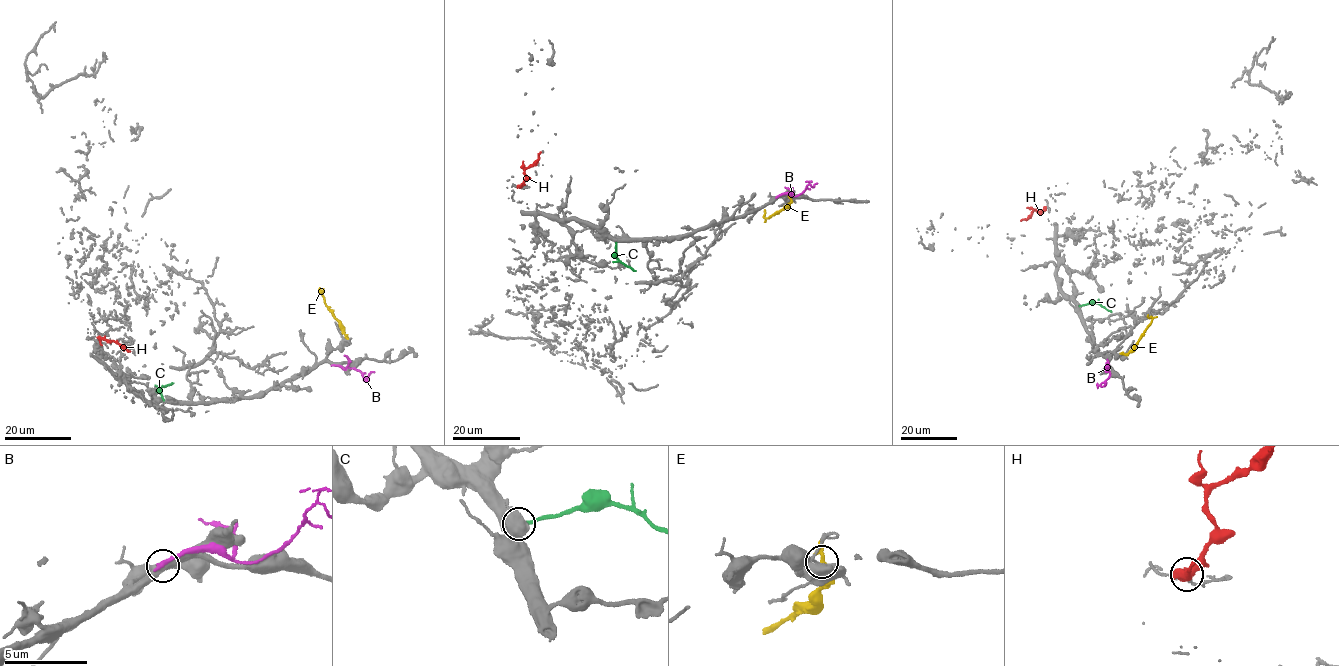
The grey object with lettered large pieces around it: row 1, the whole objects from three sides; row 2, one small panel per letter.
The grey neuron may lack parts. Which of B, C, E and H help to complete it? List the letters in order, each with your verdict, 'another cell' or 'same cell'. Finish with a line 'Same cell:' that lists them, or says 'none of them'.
B: another cell
C: same cell
E: another cell
H: another cell
Same cell: C

